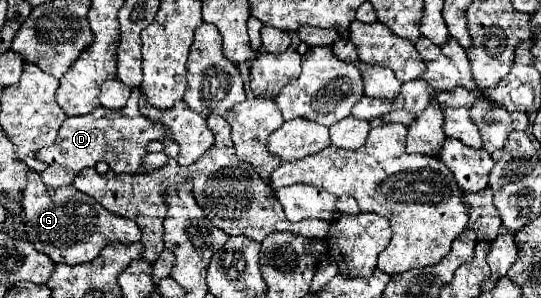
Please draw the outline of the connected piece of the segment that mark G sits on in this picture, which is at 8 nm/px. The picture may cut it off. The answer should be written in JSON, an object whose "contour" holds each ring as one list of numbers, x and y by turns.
{"contour":[[30,172,28,184,22,198,24,208,24,228,32,246,48,254,56,264,84,264,98,256,102,246,118,240,118,242,138,242,140,228,128,218,120,218,106,208,102,208,94,198,76,190,72,184,64,188,50,188,40,180,40,174]]}

